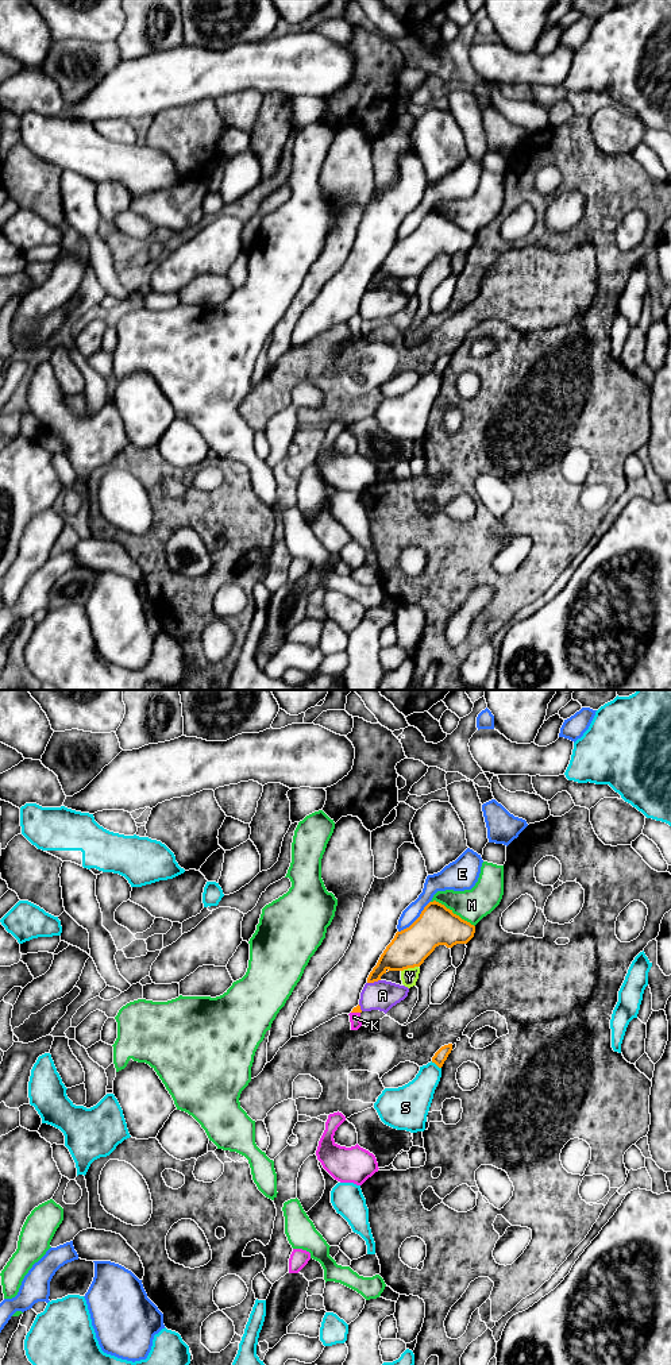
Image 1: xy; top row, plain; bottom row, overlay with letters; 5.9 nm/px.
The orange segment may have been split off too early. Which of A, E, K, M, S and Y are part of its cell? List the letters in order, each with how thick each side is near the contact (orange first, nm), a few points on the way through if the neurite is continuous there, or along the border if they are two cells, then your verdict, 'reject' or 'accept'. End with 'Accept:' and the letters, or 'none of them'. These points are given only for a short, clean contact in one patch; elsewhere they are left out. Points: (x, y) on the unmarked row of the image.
A: calibres 190 and 180 nm; reject
E: calibres 240 and 110 nm; reject
K: calibres 40 and 60 nm; way xy (357, 317), (355, 320), (354, 326); accept
M: calibres 240 and 190 nm; reject
S: calibres 80 and 200 nm; reject
Y: calibres 220 and 100 nm; reject
Accept: K

